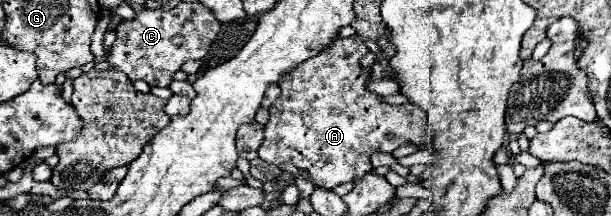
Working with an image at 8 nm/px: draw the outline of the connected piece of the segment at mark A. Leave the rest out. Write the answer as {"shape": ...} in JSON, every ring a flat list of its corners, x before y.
{"shape":[[359,35,337,37,321,55,283,77,279,83,281,95,269,107,271,117,259,147,263,161,273,165,293,163,297,169,309,171,313,185,333,189,365,177,371,171,373,153,393,153,407,143,431,143,423,109,413,103,389,105,381,95,367,89,369,73,359,63,367,51]]}

